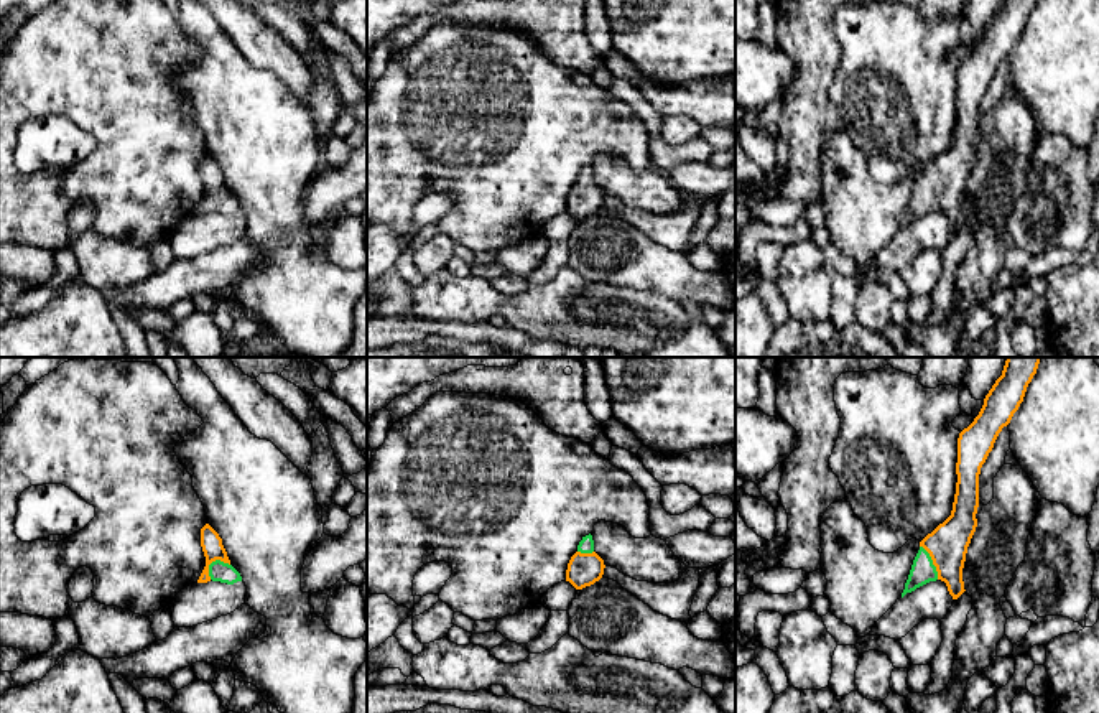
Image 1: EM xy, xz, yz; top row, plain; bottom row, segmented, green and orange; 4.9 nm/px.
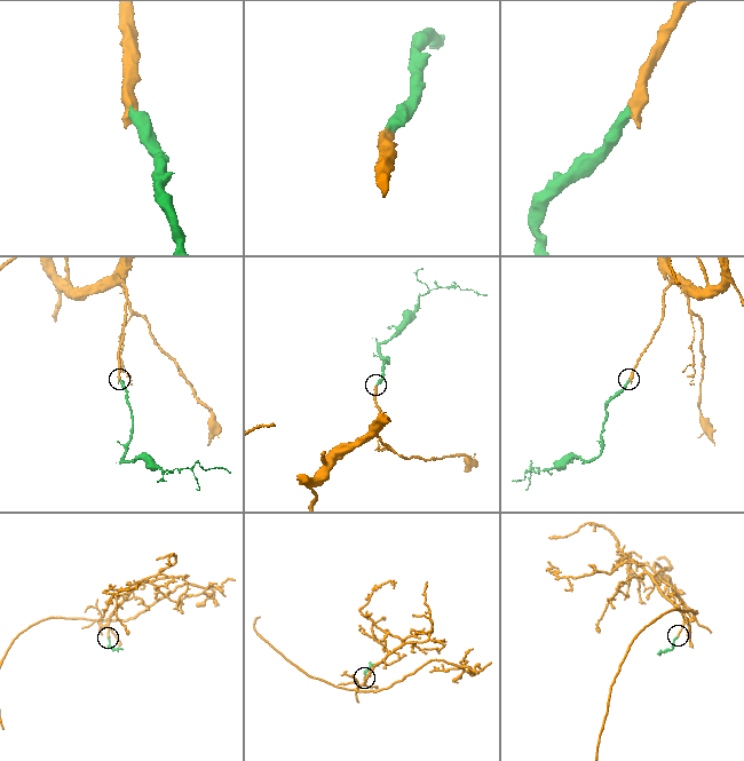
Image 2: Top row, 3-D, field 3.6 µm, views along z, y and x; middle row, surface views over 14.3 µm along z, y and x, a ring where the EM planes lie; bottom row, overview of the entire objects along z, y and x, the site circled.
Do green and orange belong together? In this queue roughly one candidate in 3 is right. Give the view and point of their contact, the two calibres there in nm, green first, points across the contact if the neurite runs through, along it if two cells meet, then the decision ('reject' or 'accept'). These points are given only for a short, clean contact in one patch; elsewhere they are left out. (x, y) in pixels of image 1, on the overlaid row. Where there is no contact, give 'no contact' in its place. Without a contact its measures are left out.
contact xy (213, 562); calibres 100 and 100 nm; way xy (221, 572), (213, 562), (211, 542); accept

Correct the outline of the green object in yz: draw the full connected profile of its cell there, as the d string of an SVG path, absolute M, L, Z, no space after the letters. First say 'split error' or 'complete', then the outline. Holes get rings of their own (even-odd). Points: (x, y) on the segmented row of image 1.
split error | M1007 357L1002 375L984 398L974 422L959 433L956 494L951 515L920 542L902 598L941 580L953 599L966 590L962 568L977 527L979 474L994 443L1023 402L1041 357Z

